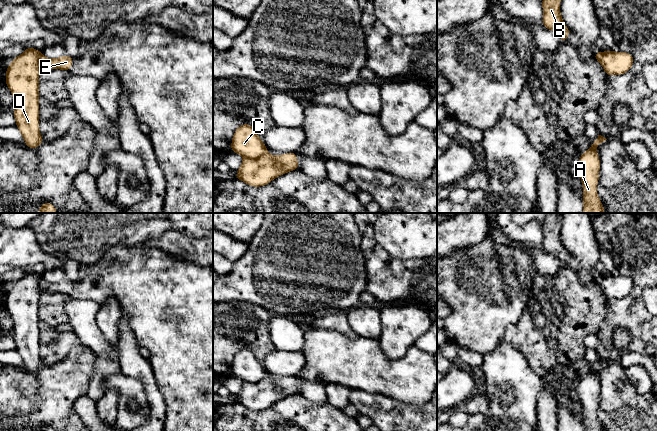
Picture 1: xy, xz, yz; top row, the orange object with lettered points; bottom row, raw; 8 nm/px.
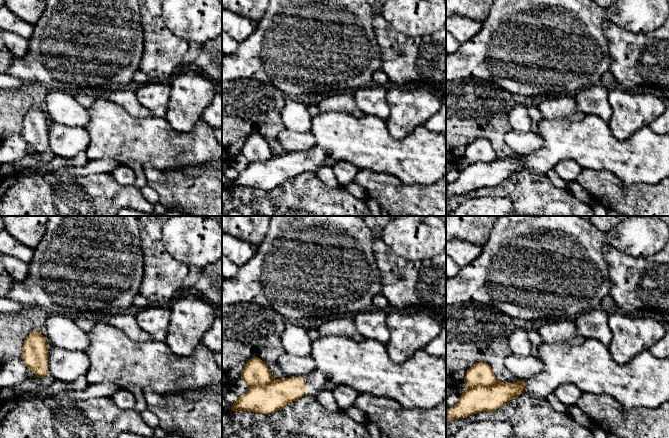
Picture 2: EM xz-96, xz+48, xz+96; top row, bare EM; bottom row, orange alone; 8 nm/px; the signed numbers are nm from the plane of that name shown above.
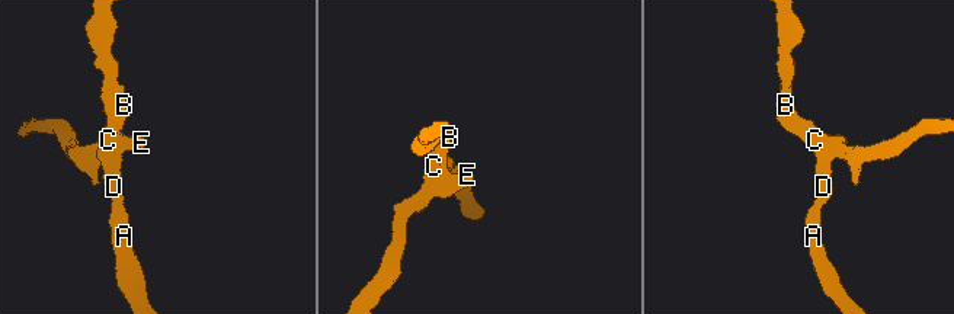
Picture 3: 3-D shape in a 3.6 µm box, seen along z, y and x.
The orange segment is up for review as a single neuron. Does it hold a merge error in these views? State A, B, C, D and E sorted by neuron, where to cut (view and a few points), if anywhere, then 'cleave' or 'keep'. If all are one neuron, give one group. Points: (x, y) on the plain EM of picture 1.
A B C D / E | xz (267, 376), (259, 381), (244, 382) | cleave

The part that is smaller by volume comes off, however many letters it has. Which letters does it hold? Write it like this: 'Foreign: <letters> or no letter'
Foreign: E

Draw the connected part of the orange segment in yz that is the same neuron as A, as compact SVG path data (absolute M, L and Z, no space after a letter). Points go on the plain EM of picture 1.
M598 359L591 371L581 378L578 385L577 393L583 407L583 431L603 431L596 416L600 393L596 371L606 364L603 360Z

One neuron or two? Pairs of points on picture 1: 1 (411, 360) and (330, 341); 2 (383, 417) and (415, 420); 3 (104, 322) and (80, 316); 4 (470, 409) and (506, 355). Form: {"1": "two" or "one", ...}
{"1": "one", "2": "one", "3": "two", "4": "two"}

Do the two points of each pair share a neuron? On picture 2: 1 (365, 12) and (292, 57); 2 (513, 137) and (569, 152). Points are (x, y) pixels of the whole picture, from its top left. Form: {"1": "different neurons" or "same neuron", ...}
{"1": "same neuron", "2": "different neurons"}

